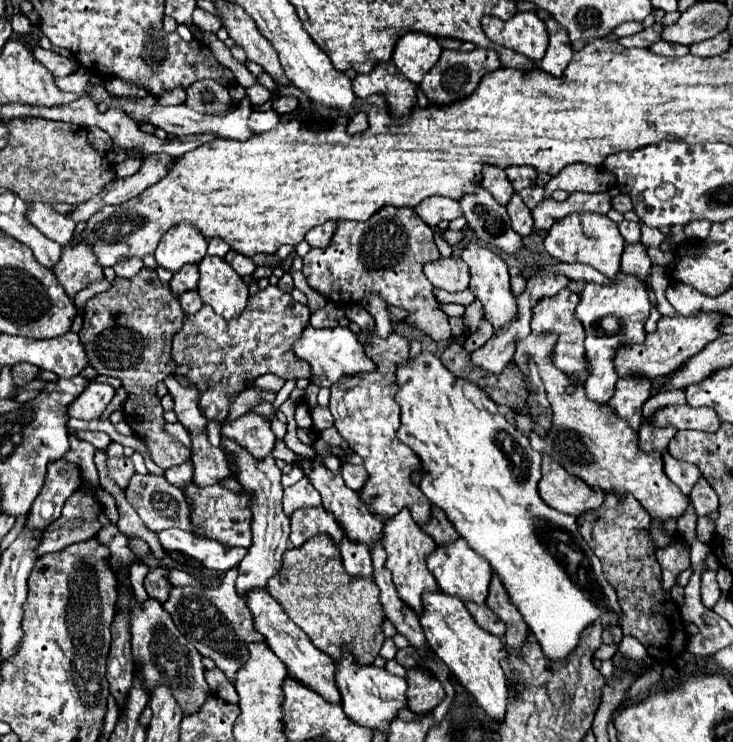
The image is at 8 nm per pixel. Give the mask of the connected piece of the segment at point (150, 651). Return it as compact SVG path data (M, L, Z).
M133 599L131 613L131 647L135 663L141 663L141 671L145 675L145 687L151 691L157 685L171 687L175 699L179 701L185 715L197 713L209 695L209 685L205 681L205 667L201 663L199 651L185 641L185 637L177 631L171 615L163 611L161 603L155 599L139 605Z

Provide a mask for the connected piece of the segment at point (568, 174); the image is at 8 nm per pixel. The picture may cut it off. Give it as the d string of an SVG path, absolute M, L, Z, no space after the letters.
M575 163L575 165L565 167L555 177L549 179L549 183L545 185L544 199L549 199L555 189L563 189L567 193L573 193L573 191L585 191L585 193L611 191L613 189L613 173L601 171L599 167Z

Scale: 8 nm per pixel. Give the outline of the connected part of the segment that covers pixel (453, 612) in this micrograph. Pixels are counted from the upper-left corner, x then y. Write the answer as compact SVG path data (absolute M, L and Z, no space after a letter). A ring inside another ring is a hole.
M425 591L423 595L423 607L425 611L421 611L419 615L419 623L421 623L421 629L425 631L425 639L429 643L429 647L447 663L447 667L453 671L453 675L457 677L457 681L477 699L477 703L481 705L481 709L497 723L503 721L505 717L505 709L507 709L507 697L509 697L509 691L507 691L507 677L501 669L501 659L505 657L503 653L503 641L491 633L487 633L485 629L477 627L475 619L469 615L465 603L461 603L459 599L449 599L449 595L445 595L443 591Z

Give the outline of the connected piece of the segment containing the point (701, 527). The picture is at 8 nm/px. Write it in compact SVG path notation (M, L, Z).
M707 515L697 518L697 537L703 543L709 543L715 535L715 524Z

